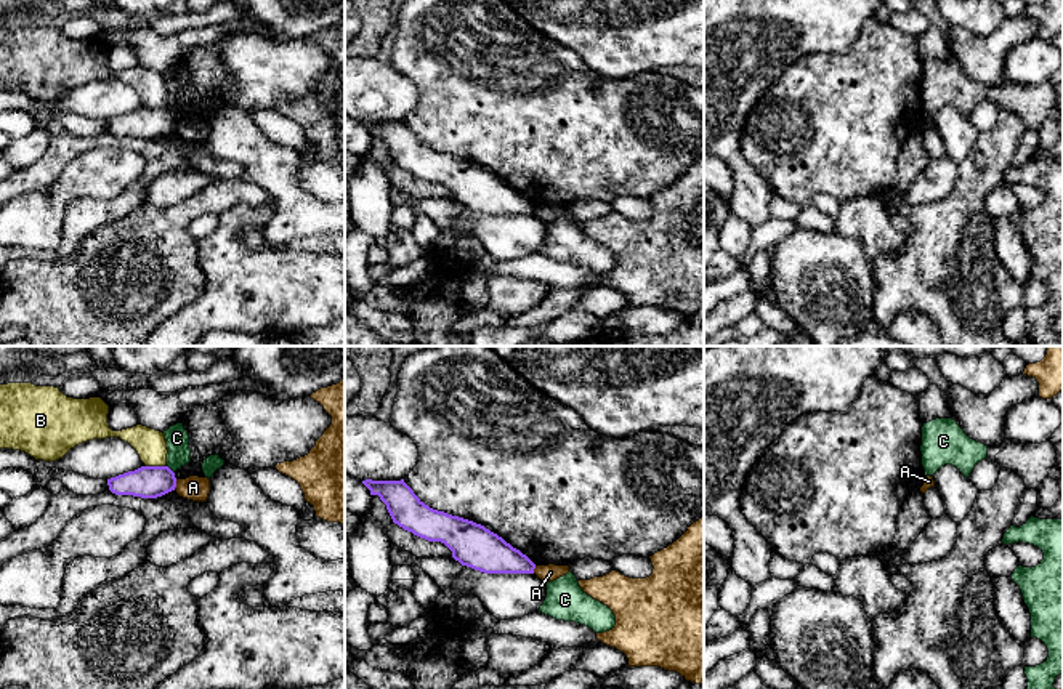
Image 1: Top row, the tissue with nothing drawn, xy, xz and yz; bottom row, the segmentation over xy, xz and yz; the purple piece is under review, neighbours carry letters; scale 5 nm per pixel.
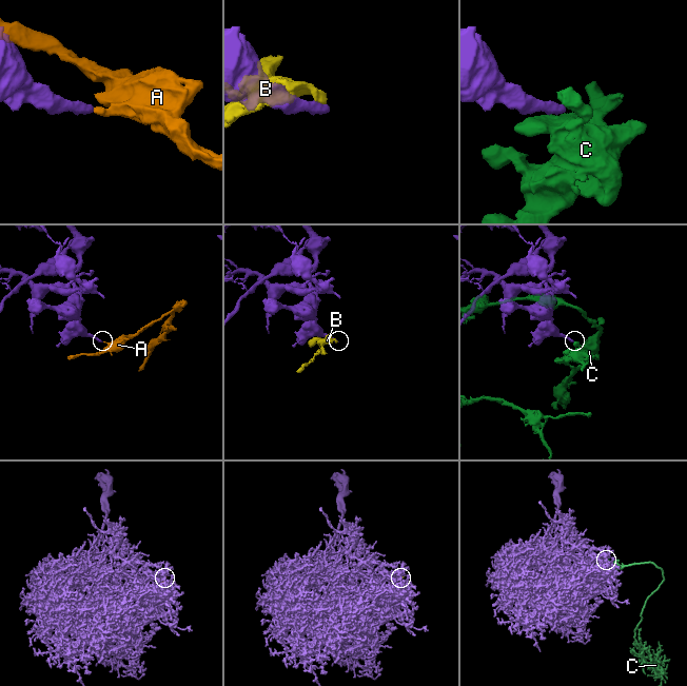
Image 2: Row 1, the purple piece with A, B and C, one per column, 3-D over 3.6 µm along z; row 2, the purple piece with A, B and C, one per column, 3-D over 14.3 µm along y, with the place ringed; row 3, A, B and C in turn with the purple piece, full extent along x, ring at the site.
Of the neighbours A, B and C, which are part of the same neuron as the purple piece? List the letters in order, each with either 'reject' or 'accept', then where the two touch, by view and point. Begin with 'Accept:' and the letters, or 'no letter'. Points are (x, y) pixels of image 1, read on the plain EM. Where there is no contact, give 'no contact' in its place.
Accept: no letter
A: reject; contact xy (175, 125)
B: reject; contact xy (156, 108)
C: reject; contact xy (170, 111)

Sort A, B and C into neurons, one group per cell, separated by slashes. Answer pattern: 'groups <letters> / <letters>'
groups A / B / C

